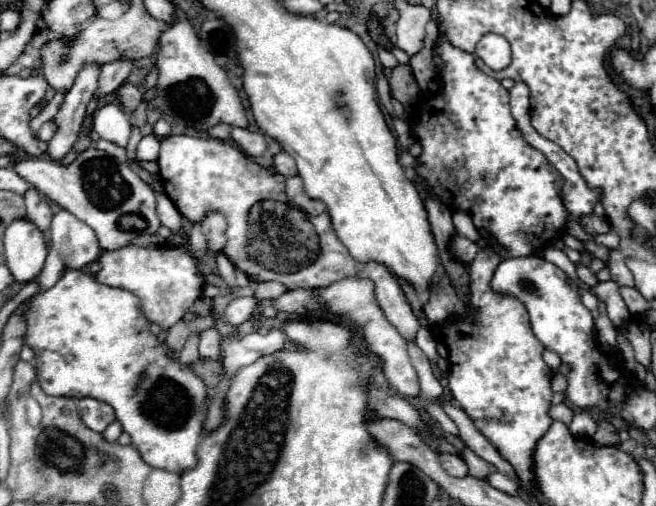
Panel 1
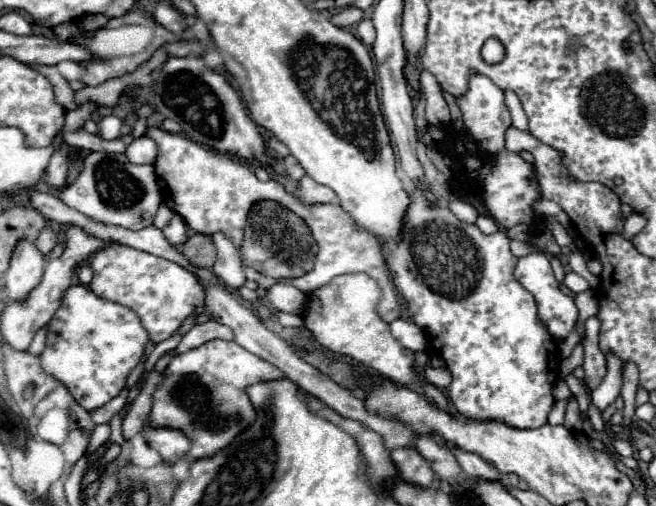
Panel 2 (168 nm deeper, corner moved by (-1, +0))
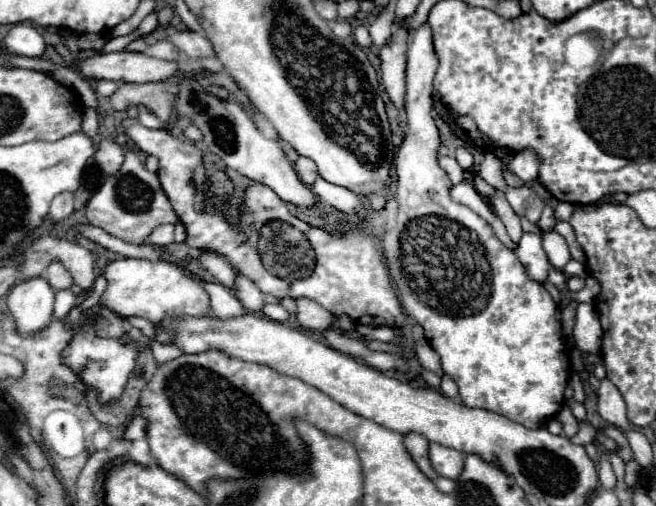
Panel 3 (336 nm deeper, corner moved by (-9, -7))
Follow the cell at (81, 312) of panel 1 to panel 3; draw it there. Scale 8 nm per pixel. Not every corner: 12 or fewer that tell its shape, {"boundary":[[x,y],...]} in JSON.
{"boundary":[[93,320],[73,336],[63,362],[117,400],[135,368],[137,344],[99,338]]}

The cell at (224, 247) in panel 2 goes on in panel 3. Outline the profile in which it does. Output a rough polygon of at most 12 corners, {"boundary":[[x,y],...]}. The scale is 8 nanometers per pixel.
{"boundary":[[243,274],[235,278],[235,296],[249,312],[261,312],[263,292]]}

